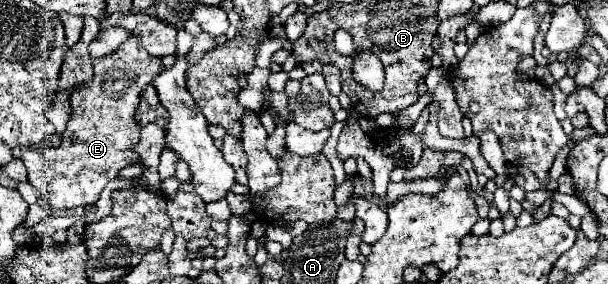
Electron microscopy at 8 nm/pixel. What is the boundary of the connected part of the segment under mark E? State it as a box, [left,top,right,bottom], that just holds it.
[19,35,163,209]

